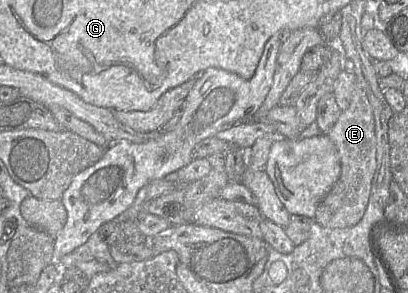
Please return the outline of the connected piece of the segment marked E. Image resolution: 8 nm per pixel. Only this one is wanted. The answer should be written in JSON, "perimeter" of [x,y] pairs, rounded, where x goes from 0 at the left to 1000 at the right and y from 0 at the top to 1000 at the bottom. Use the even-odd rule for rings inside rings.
{"perimeter":[[[873,290],[865,311],[855,365],[838,379],[799,461],[828,515],[836,594],[777,706],[767,751],[797,778],[863,775],[887,747],[897,720],[924,570],[924,485],[914,375],[895,311],[880,290]]]}

